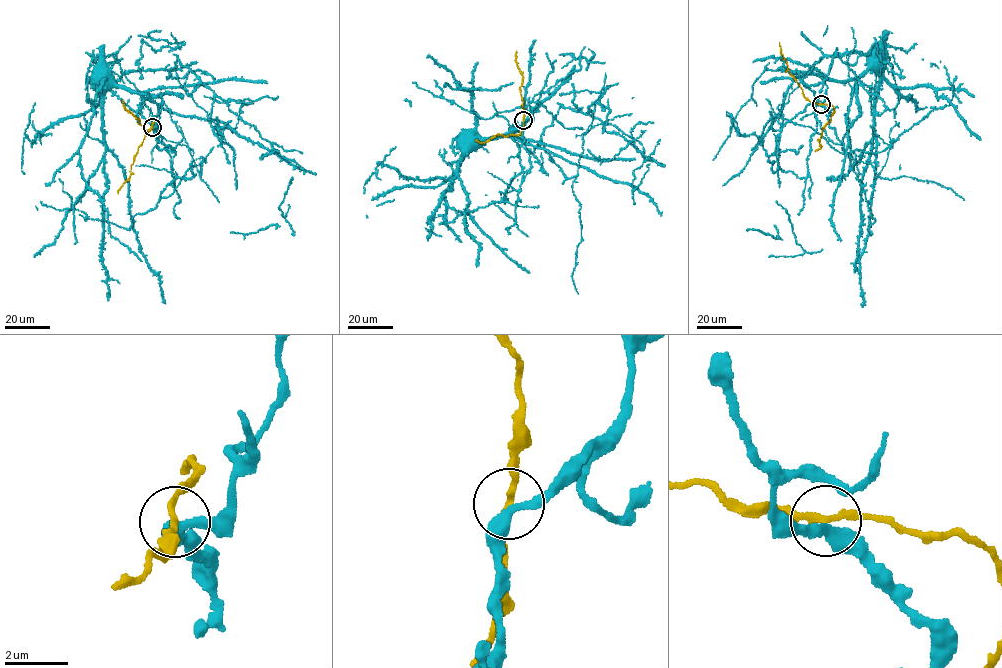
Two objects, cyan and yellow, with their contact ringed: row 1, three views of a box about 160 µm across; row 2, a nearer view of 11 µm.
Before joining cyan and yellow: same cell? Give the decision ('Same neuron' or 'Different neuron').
Different neuron

